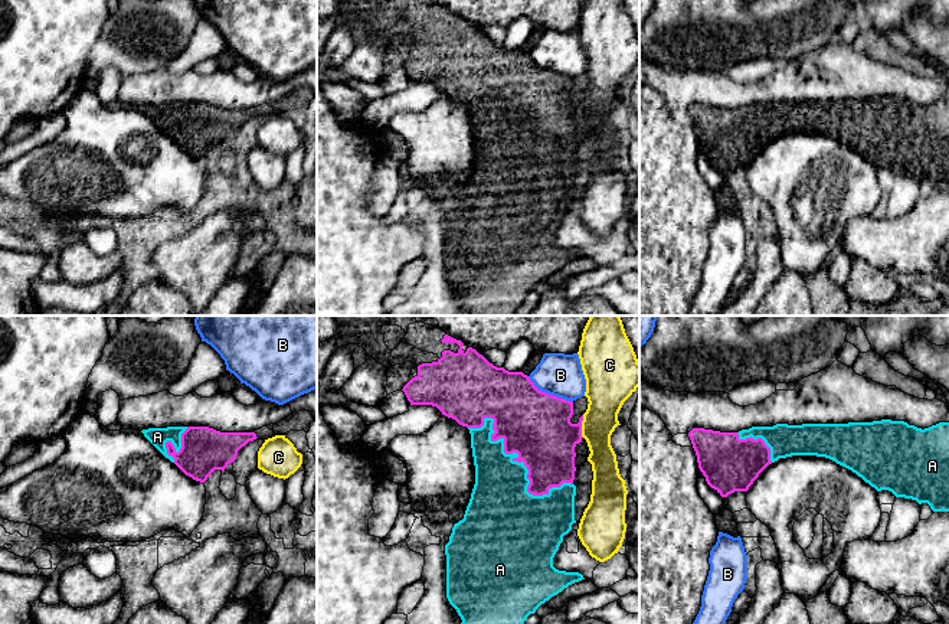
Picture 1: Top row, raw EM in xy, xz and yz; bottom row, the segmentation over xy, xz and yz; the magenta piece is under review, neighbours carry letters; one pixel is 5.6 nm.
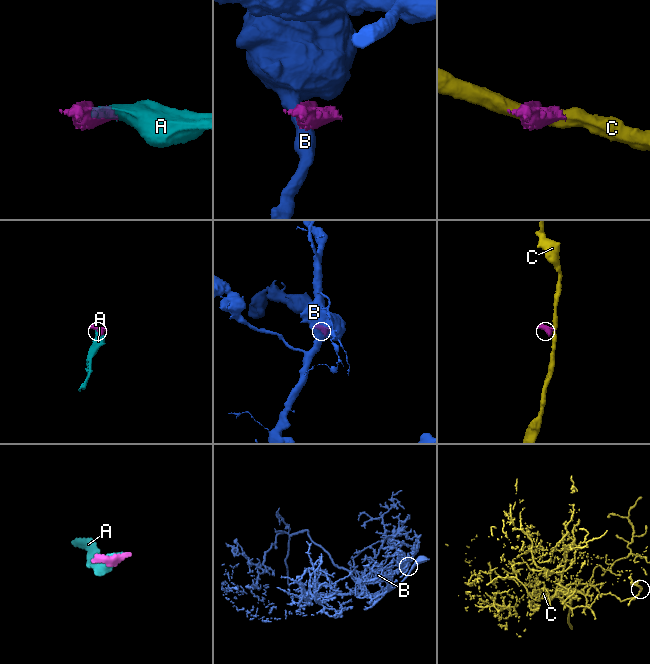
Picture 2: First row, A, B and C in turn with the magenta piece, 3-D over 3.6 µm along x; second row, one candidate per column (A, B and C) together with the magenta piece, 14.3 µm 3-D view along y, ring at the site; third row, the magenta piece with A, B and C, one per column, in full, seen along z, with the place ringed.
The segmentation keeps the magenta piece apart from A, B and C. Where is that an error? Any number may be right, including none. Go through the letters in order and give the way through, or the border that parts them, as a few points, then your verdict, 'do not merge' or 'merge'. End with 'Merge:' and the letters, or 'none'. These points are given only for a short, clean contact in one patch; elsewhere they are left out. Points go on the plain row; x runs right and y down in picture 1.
A: merge
B: border along xz (527, 54), (539, 67), (572, 79); do not merge
C: border along xz (583, 92), (582, 114); do not merge
Merge: A

